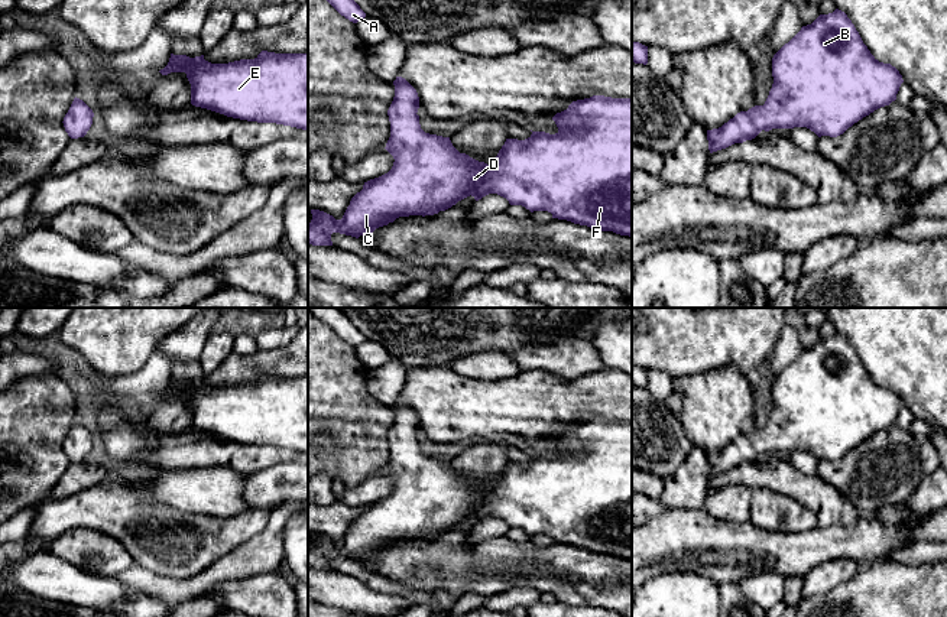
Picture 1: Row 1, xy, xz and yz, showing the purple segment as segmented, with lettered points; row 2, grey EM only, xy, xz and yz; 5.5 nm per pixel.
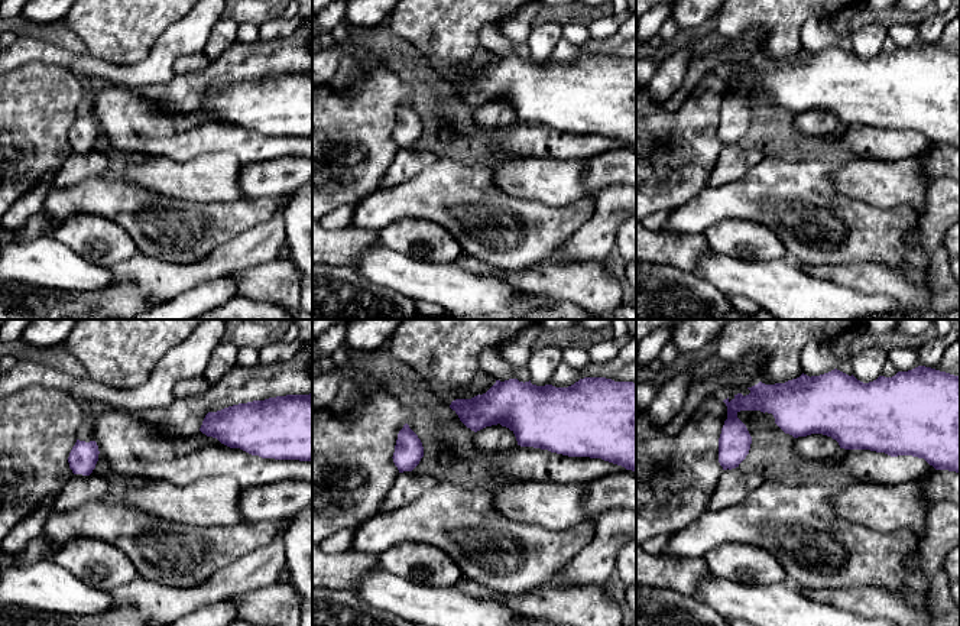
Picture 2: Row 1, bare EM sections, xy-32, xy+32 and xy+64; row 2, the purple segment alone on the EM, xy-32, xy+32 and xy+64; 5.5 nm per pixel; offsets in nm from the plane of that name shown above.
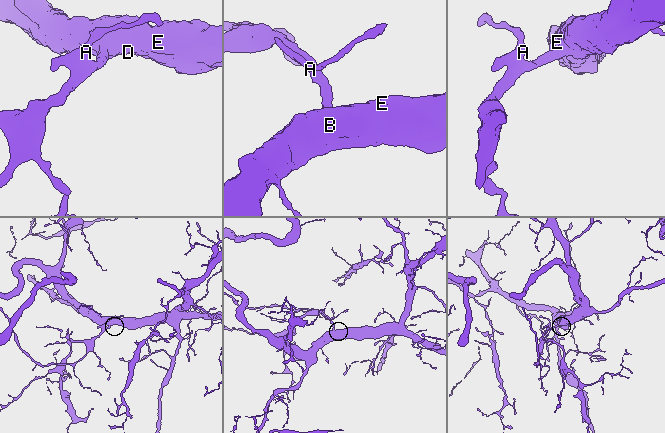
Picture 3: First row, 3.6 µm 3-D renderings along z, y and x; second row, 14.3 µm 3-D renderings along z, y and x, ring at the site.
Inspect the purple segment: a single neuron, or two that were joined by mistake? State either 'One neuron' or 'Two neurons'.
One neuron

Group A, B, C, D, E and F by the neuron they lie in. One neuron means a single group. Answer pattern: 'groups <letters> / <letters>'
groups A B C D E F

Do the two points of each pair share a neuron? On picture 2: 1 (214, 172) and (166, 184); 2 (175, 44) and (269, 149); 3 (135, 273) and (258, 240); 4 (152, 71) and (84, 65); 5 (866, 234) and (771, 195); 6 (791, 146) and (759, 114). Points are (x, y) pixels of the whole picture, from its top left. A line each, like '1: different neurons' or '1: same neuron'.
1: same neuron
2: different neurons
3: same neuron
4: same neuron
5: same neuron
6: same neuron

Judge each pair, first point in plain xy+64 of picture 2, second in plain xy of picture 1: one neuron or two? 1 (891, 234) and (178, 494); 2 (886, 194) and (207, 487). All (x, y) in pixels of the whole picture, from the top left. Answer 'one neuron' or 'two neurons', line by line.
1: two neurons
2: one neuron

